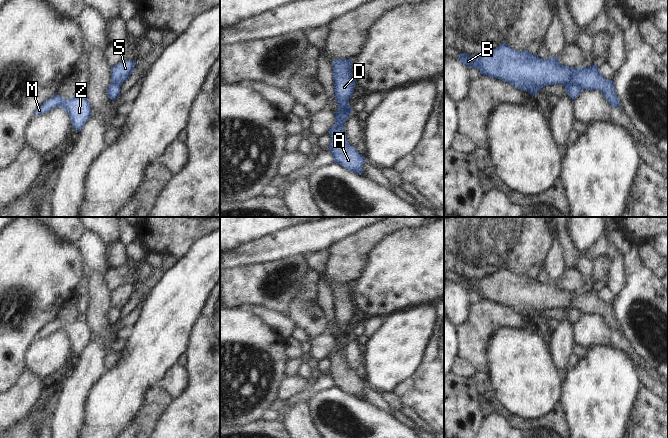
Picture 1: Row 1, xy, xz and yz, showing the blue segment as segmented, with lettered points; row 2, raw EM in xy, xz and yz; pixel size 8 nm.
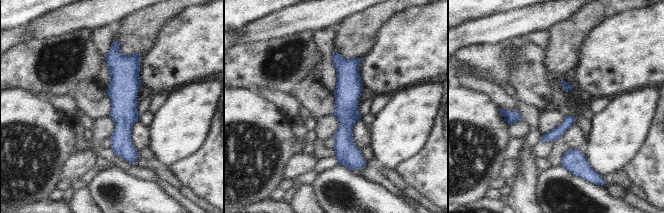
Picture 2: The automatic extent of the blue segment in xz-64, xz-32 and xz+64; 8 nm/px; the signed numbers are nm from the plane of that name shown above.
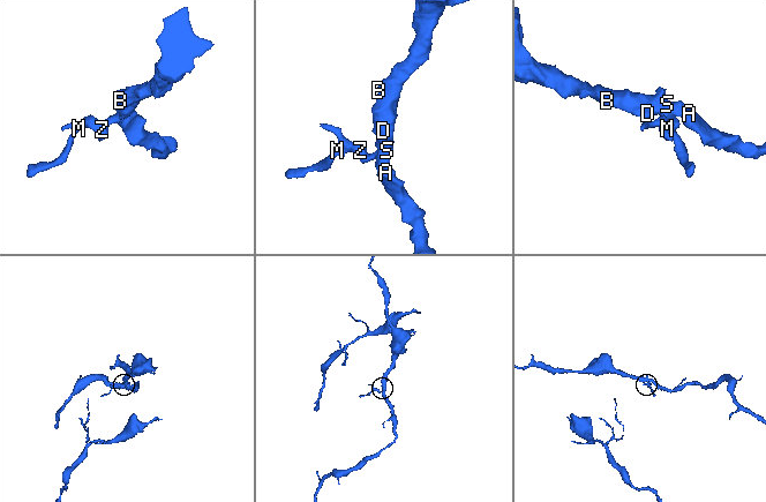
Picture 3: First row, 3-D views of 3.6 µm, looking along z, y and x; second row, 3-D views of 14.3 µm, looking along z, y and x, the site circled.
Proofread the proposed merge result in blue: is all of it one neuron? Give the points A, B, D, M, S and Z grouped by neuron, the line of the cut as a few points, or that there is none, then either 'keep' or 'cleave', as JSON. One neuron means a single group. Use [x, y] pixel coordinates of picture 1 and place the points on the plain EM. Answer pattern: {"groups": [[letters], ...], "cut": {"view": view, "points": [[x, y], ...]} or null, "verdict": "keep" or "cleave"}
{"groups": [["A", "B", "D", "S"], ["M", "Z"]], "cut": {"view": "xz", "points": [[347, 338], [339, 347], [335, 347]]}, "verdict": "cleave"}

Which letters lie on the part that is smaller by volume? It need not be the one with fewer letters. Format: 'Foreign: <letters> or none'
Foreign: M, Z

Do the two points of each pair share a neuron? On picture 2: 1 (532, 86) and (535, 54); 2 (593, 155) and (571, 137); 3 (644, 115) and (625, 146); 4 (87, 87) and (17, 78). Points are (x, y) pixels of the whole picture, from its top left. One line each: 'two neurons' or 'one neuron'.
1: one neuron
2: two neurons
3: one neuron
4: two neurons

